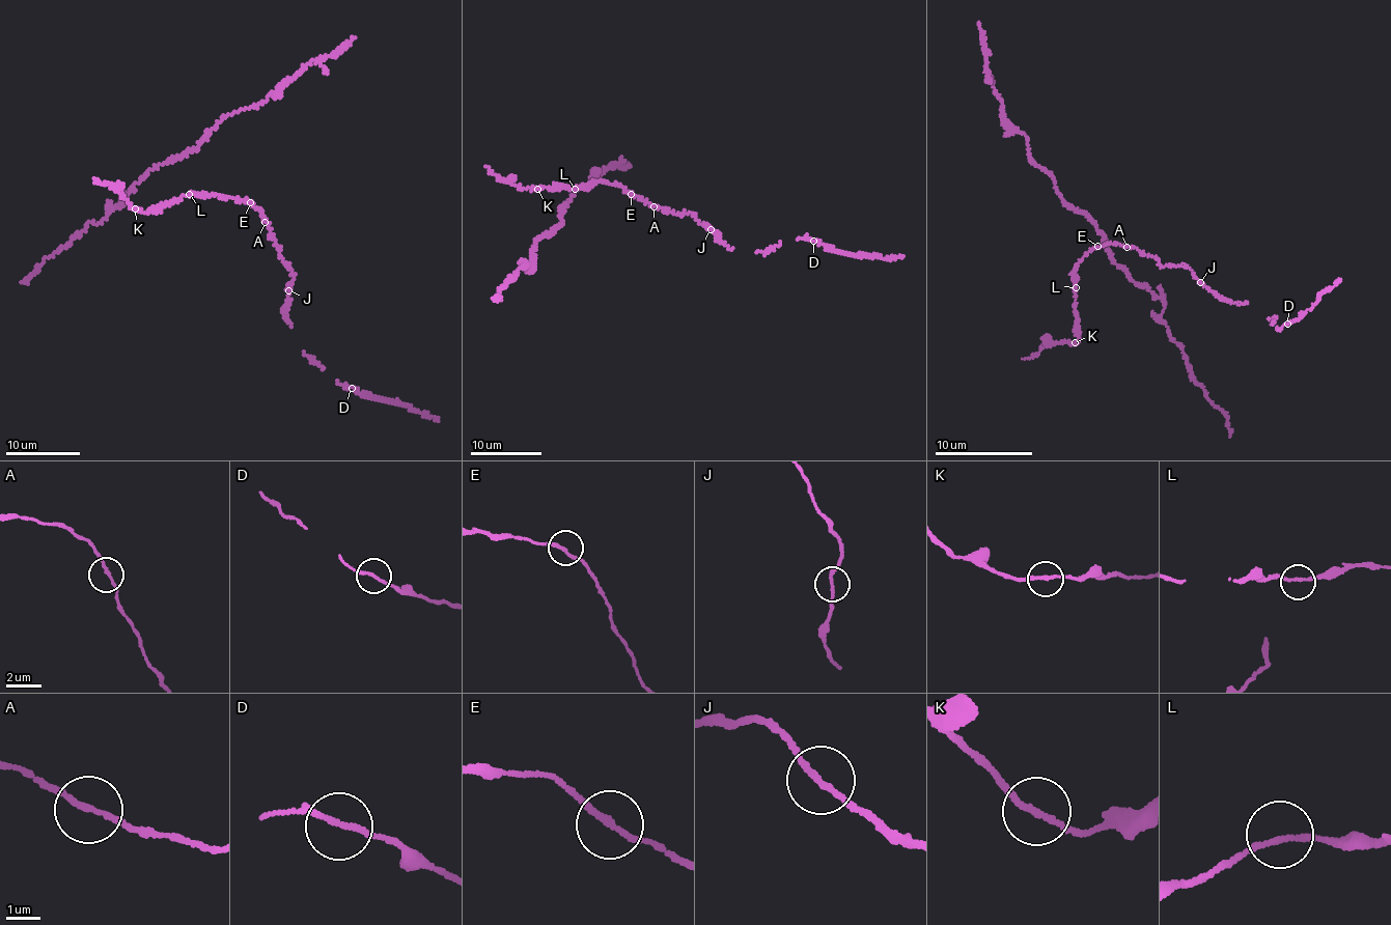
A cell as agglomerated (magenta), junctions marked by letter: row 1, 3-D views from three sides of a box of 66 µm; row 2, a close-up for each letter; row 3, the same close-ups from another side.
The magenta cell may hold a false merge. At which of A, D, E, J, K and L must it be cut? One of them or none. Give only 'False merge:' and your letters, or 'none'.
False merge: none

